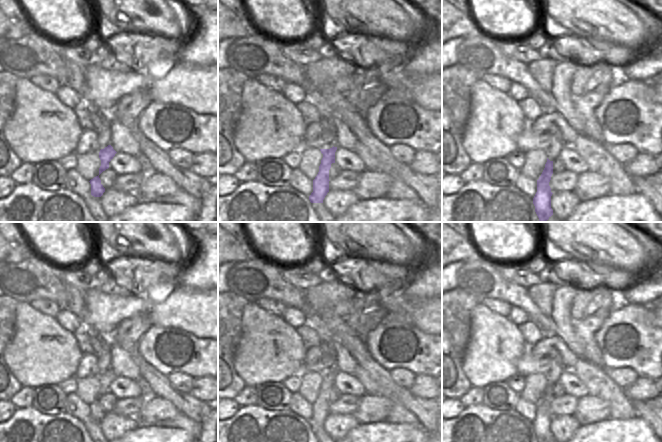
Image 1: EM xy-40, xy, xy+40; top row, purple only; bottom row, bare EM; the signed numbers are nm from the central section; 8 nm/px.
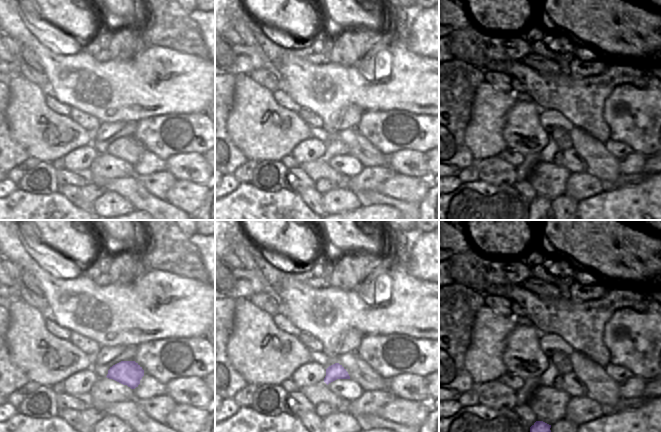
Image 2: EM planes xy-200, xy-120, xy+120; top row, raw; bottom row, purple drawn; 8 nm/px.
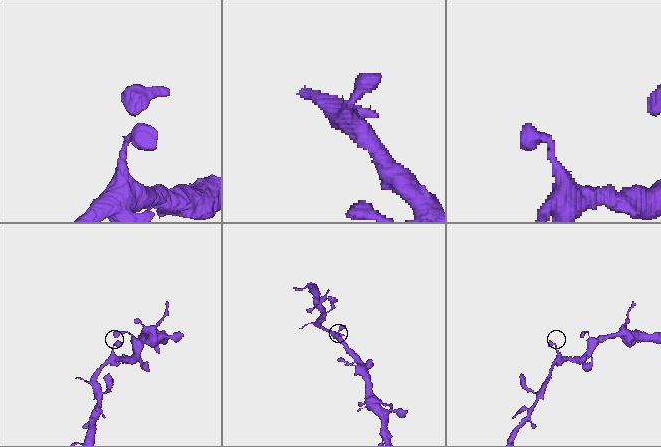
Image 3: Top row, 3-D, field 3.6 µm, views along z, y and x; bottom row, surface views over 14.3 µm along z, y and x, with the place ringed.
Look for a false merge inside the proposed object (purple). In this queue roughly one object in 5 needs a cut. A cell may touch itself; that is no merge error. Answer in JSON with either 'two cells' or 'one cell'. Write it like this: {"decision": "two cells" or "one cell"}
{"decision": "one cell"}

